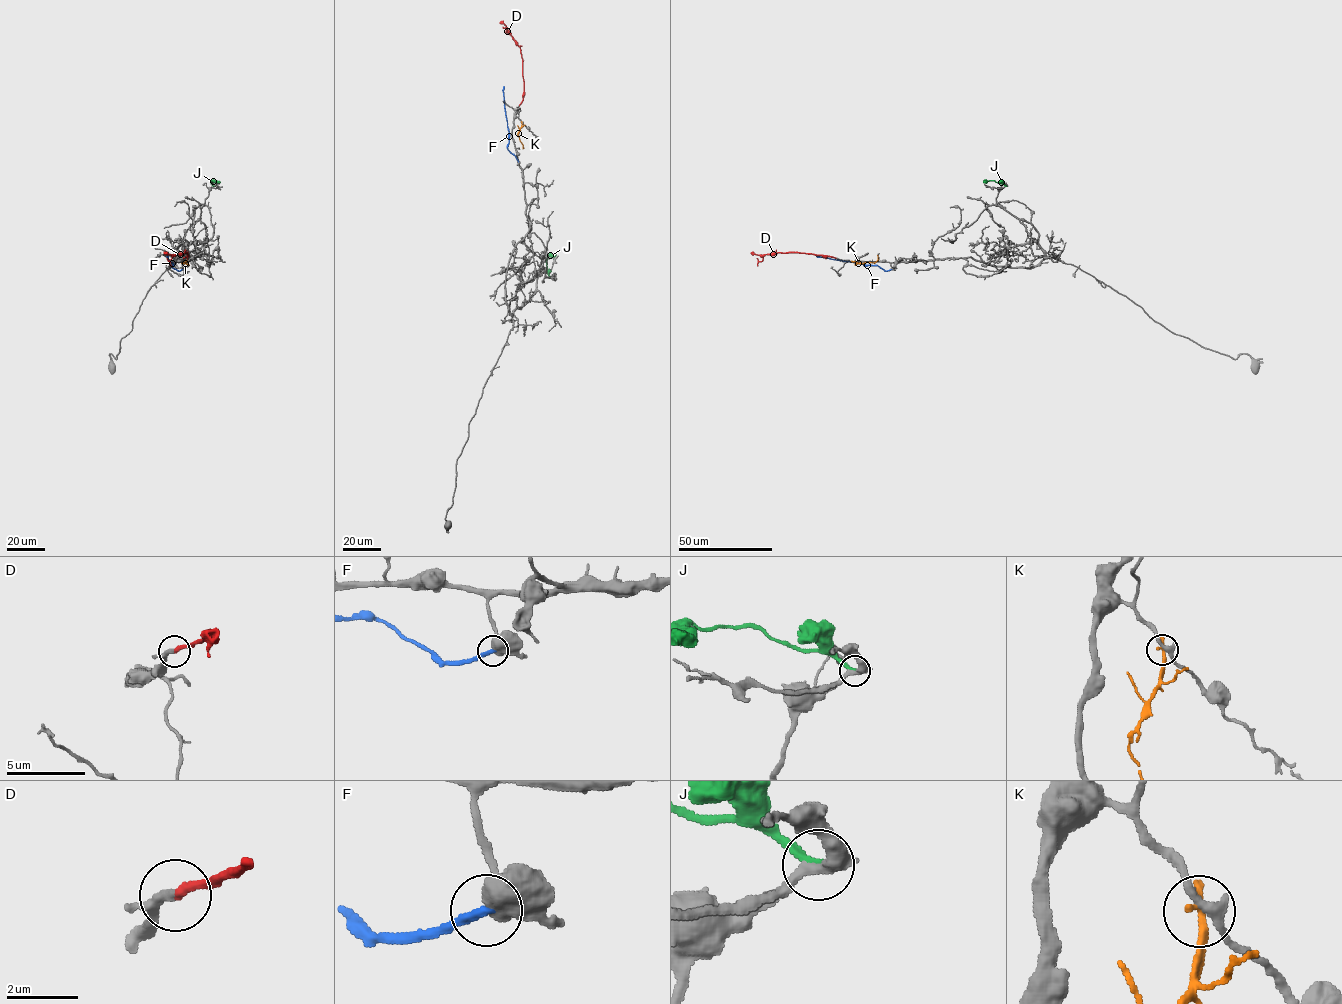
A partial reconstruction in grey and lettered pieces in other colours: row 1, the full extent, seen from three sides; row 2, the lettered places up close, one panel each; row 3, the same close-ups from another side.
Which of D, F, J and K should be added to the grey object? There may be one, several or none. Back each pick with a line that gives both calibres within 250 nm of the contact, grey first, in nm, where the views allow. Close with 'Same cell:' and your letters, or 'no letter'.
D: 260/280 nm
Same cell: D

